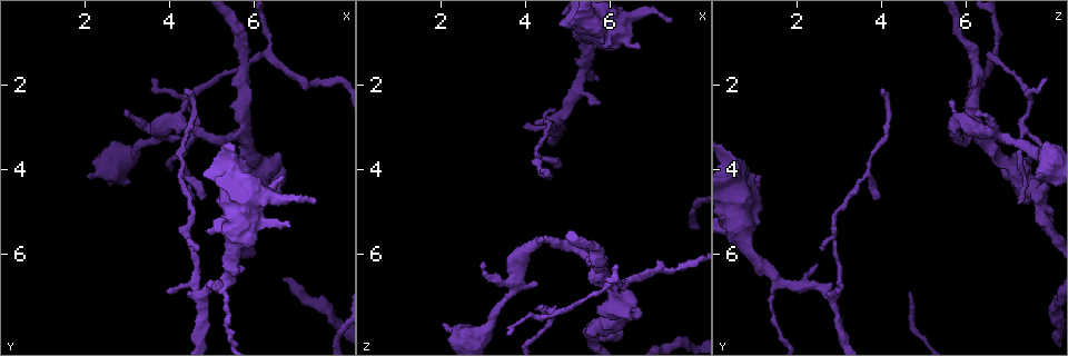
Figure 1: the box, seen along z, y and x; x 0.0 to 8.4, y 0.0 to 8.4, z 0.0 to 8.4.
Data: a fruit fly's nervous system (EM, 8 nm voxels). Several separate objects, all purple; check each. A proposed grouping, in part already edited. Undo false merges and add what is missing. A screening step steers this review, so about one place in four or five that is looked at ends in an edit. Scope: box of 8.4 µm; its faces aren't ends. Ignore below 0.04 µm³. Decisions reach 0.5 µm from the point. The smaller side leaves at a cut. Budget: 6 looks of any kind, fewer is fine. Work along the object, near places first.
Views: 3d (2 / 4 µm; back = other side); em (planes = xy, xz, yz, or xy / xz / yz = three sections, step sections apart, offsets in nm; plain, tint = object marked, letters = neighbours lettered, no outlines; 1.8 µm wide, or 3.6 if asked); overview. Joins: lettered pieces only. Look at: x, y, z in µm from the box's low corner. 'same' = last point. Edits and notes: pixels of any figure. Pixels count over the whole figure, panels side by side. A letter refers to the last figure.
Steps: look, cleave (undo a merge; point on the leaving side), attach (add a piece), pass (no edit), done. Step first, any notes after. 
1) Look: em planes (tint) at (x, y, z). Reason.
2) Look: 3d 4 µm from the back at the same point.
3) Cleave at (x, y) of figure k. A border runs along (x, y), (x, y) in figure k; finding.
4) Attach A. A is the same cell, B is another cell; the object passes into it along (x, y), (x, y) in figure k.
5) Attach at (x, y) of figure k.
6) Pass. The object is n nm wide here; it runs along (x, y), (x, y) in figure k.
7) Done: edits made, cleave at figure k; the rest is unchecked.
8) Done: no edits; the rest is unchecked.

Look: em planes (letters) at (4.40, 2.15, 3.95). Thin end.

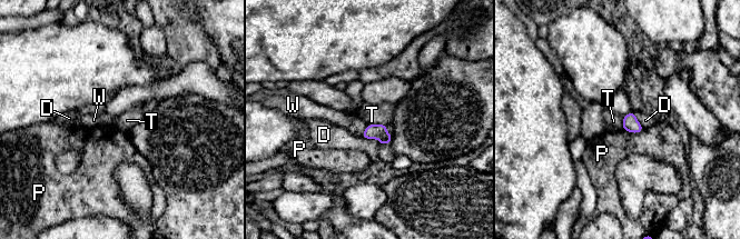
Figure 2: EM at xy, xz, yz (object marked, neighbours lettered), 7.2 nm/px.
Pass. The object is 110 nm wide here; D, P, T and W are other cells; none of them fits.

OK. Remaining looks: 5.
Look: 3d 4 µm at (3.05, 2.70, 6.25). Free end.

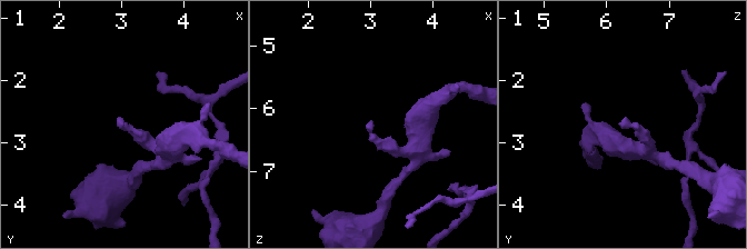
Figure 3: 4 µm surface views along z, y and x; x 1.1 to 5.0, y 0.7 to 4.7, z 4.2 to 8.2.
Look: em xz step 16 (tint) at (3.05, 2.65, 6.20).

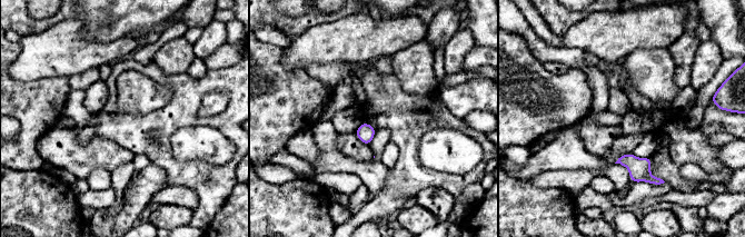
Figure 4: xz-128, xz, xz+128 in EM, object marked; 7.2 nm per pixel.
Look: em xy step 4 (letters) at the same point.

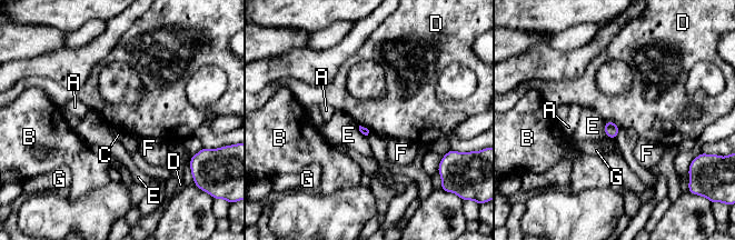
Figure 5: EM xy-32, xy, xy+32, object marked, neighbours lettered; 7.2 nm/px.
Pass. A, B, C, D, E, F and G are other cells; a border runs along (605, 120), (613, 121), (619, 127) in figure 5; none of them fits.

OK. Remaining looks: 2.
Look: em yz step 8 (tint) at (6.15, 3.85, 6.85). Sudden change in width.

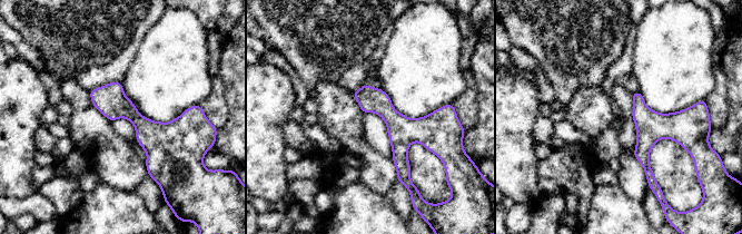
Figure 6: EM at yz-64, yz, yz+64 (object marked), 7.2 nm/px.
Look: em planes (letters) at the same point.

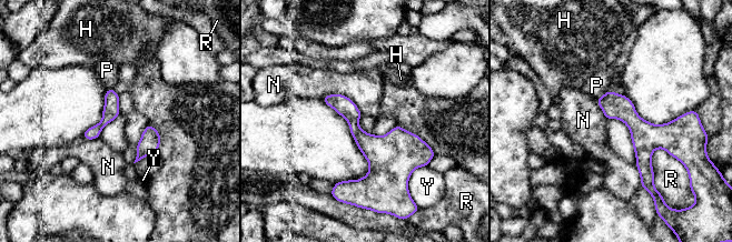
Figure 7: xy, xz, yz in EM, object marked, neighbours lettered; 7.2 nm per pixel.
Pass. The object is 120 nm wide here; H, N, P, R and Y are other cells; it runs along (609, 93), (644, 134), (649, 179) in figure 7; one neuron here.

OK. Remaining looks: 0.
Done: no edits; the rest is unchecked.

